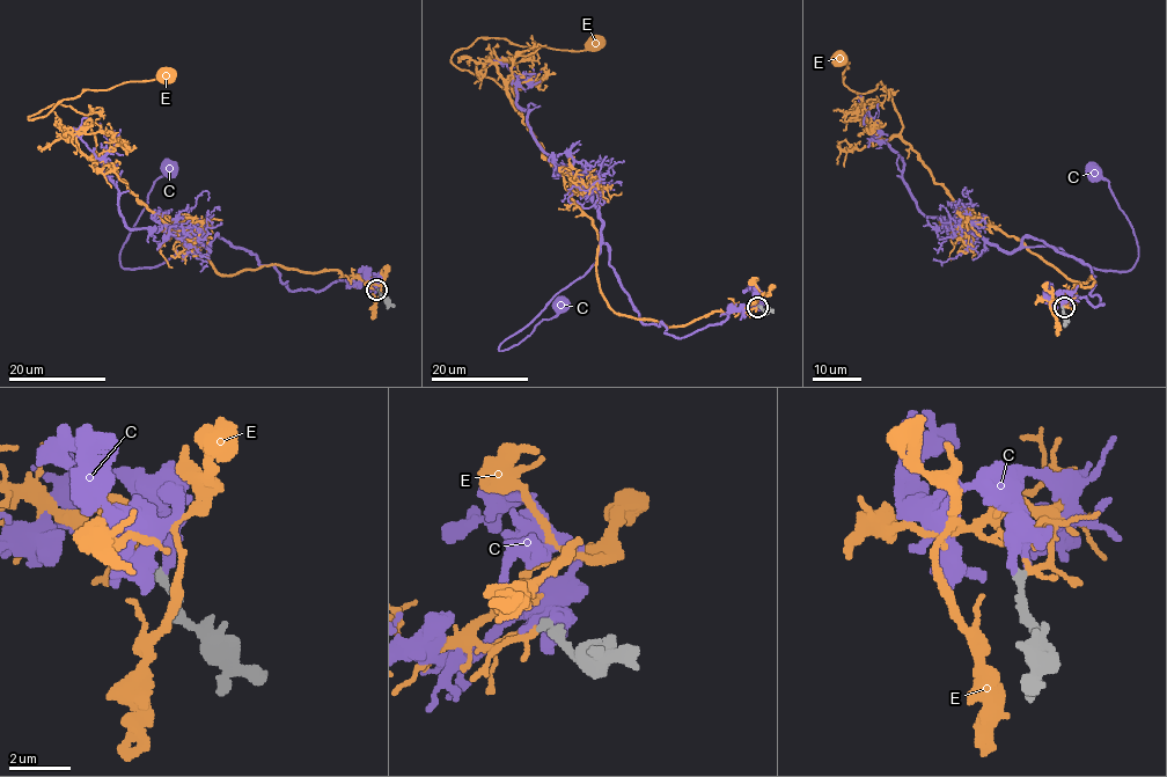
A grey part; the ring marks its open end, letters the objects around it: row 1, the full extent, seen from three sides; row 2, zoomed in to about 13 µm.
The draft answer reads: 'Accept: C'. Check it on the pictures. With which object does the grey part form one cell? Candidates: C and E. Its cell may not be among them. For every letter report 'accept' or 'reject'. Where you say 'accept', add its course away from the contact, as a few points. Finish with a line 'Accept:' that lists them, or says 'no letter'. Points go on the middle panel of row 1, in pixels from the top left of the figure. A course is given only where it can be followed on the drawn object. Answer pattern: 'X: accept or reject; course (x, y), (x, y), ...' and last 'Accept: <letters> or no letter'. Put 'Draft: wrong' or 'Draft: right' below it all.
C: reject
E: accept; course (757, 307), (670, 327), (619, 315), (600, 235), (506, 90), (450, 60), (479, 37), (606, 41)
Accept: E
Draft: wrong

